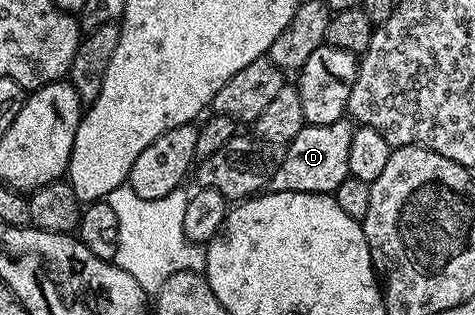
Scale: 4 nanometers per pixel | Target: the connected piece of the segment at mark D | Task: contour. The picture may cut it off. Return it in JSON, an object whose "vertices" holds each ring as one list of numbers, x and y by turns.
{"vertices":[[347,119,324,125,304,124,303,130,291,141,286,142,277,171,273,171,271,176,270,192,334,194,335,188,349,176,349,143,353,143,355,130,356,126]]}

